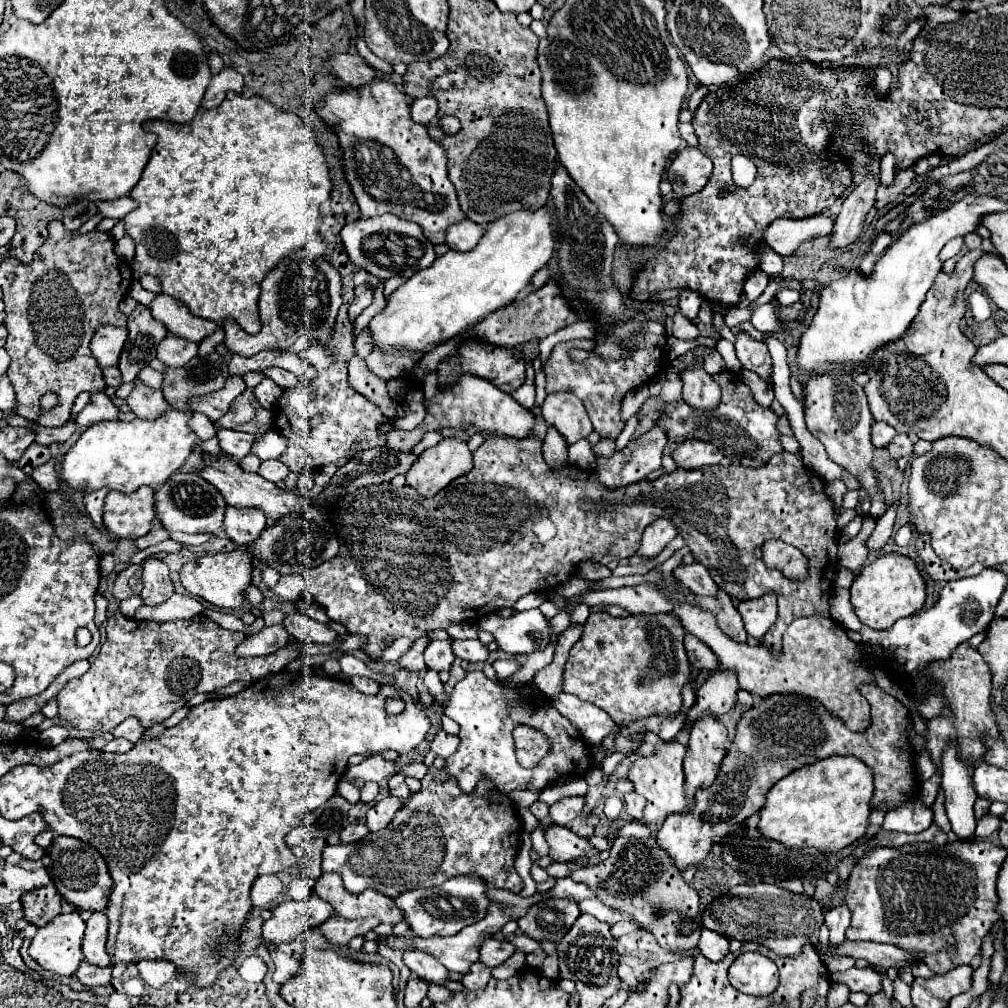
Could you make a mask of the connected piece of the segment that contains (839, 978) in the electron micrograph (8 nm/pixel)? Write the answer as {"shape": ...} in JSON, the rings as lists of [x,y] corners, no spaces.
{"shape":[[[850,968],[848,972],[842,974],[830,974],[836,982],[846,984],[852,992],[866,992],[868,996],[874,996],[878,992],[882,992],[882,976],[876,974],[870,968],[858,970],[858,968]]]}

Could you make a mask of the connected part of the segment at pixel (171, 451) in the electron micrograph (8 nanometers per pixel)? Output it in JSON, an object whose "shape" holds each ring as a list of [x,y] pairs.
{"shape":[[[170,408],[156,420],[104,420],[88,426],[62,462],[62,484],[80,494],[102,486],[126,494],[140,486],[160,488],[186,462],[198,444],[198,436],[188,426],[190,418],[192,412]]]}

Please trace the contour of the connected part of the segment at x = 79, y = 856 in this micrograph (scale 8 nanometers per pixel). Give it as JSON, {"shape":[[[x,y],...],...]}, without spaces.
{"shape":[[[56,836],[52,840],[52,846],[48,850],[50,864],[48,864],[48,874],[58,888],[58,892],[76,908],[80,910],[90,910],[90,912],[100,912],[106,908],[110,890],[112,890],[112,878],[108,874],[108,866],[104,856],[88,842],[82,842],[72,836]]]}

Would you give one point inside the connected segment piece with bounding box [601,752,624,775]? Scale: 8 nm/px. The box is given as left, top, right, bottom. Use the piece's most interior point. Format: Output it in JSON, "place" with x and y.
{"place":[609,763]}

